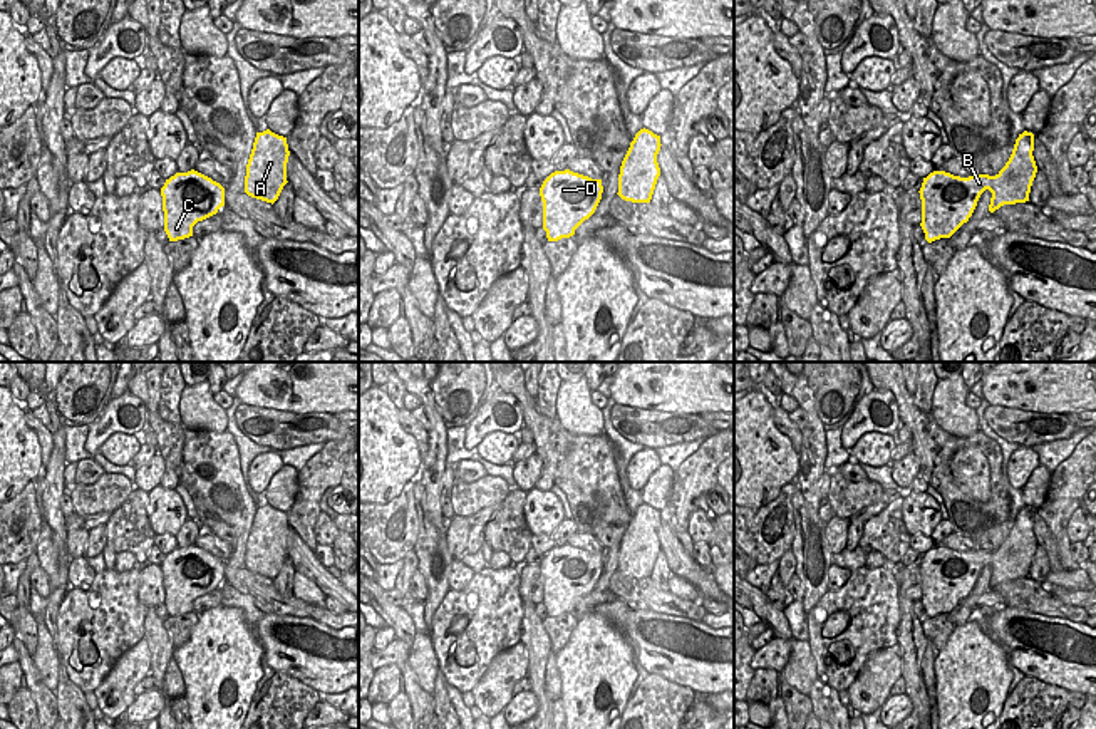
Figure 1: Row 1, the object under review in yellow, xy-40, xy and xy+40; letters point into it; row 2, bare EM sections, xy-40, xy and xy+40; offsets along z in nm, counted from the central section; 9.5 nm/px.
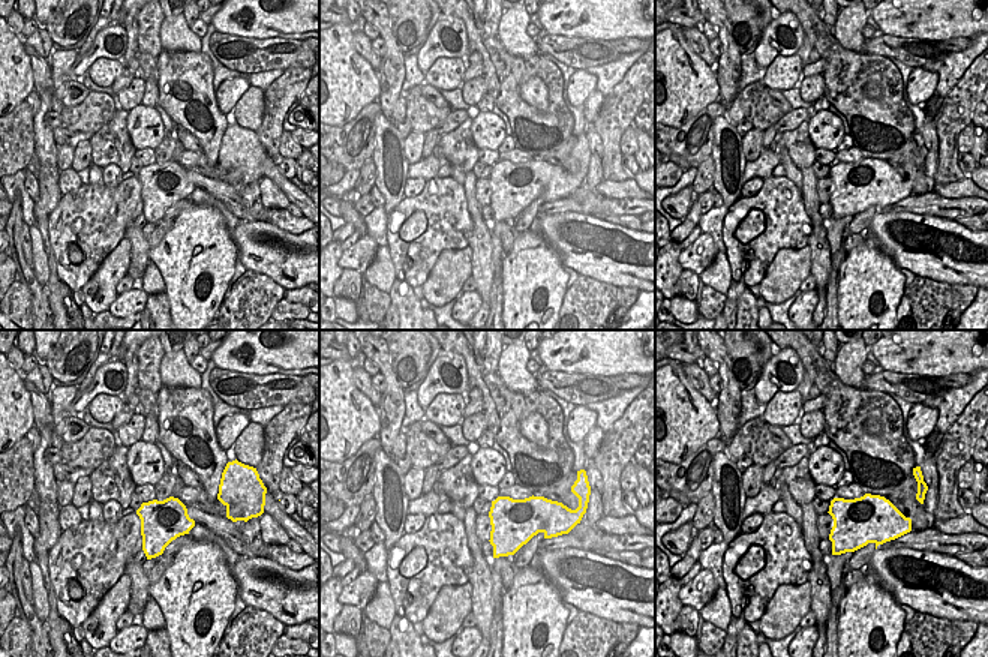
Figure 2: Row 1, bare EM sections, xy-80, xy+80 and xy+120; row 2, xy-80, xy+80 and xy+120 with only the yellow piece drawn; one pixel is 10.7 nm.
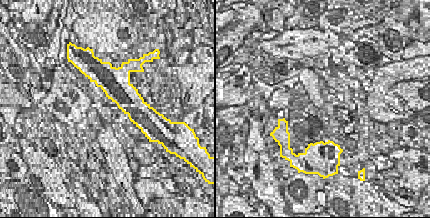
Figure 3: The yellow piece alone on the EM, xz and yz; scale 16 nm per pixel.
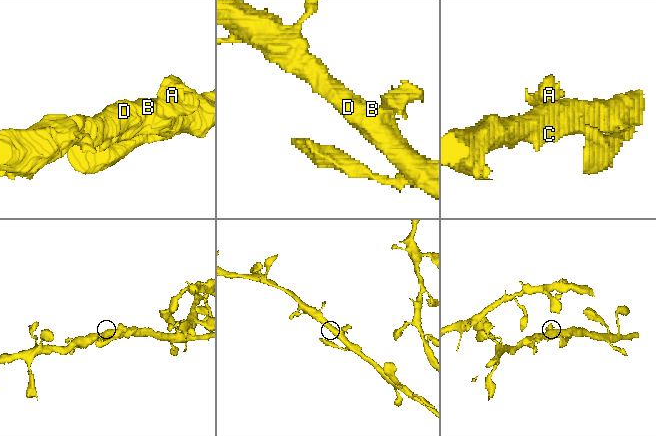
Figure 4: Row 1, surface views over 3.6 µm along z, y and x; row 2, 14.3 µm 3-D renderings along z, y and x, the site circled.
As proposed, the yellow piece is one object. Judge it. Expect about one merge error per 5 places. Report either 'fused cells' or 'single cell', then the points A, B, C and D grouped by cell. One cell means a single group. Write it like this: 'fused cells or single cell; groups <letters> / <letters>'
single cell; groups A B C D

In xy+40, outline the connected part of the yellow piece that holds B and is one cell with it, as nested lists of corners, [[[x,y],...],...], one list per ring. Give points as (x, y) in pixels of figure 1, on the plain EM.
[[[1024,506],[1016,514],[1006,541],[995,550],[975,550],[969,553],[933,546],[923,553],[920,563],[922,605],[928,618],[950,613],[972,592],[980,570],[992,568],[989,587],[1004,580],[1029,576],[1037,541],[1032,531],[1034,509]]]

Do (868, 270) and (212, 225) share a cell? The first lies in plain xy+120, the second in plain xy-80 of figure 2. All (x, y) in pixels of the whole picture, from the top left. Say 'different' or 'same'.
same

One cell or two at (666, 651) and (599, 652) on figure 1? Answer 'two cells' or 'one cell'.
two cells

